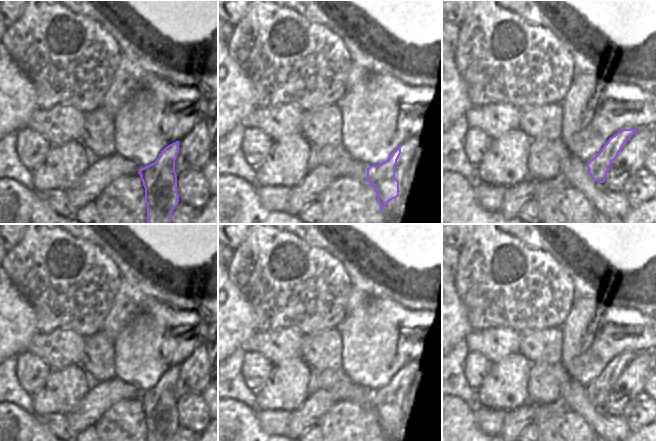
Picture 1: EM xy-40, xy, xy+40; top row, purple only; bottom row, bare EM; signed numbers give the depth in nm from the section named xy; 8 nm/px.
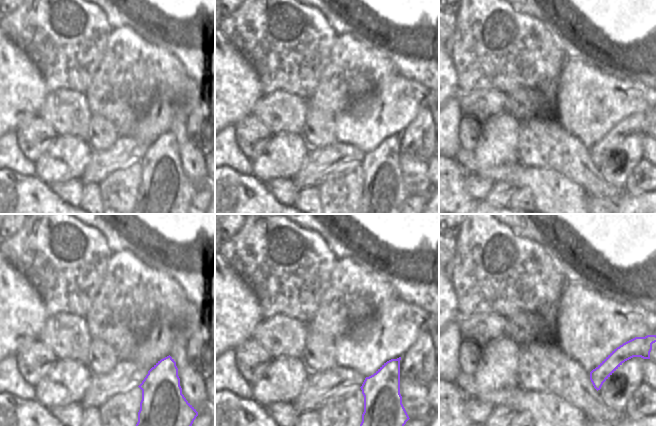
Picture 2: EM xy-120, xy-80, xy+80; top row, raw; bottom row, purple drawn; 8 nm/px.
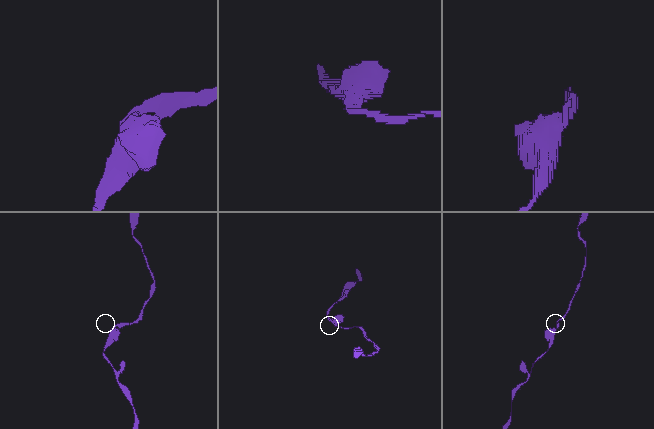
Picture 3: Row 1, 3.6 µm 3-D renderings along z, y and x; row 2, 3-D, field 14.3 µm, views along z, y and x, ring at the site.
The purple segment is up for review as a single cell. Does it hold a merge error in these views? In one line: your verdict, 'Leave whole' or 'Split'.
Leave whole

